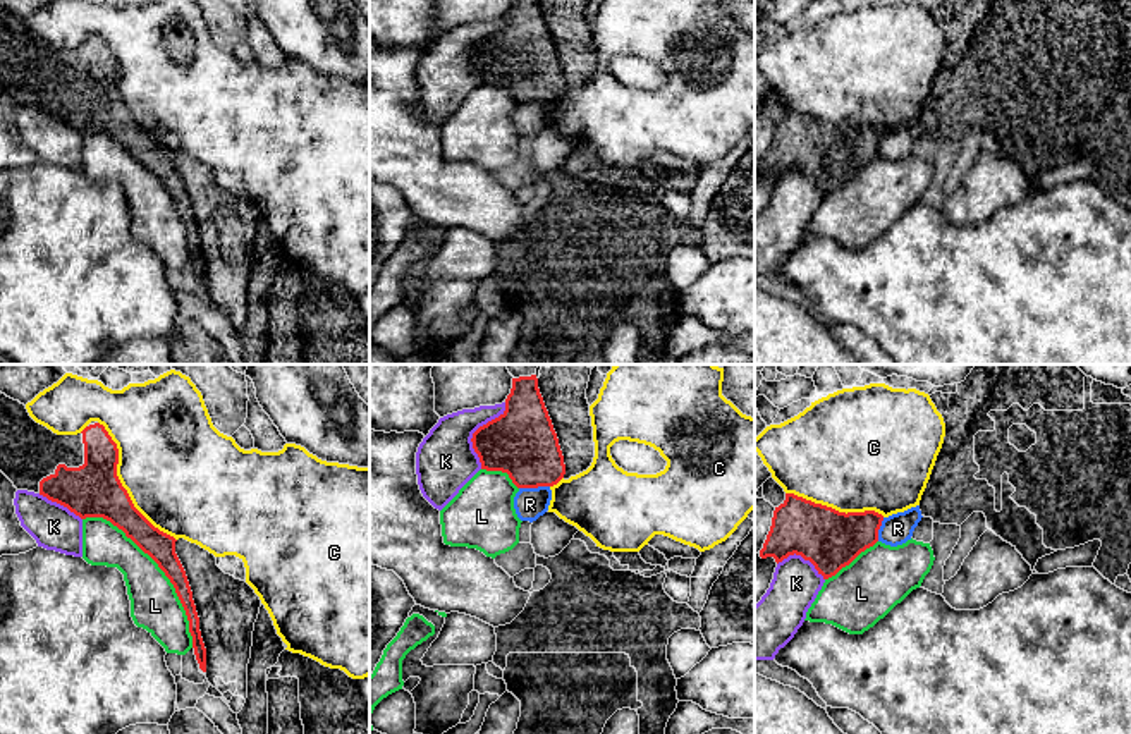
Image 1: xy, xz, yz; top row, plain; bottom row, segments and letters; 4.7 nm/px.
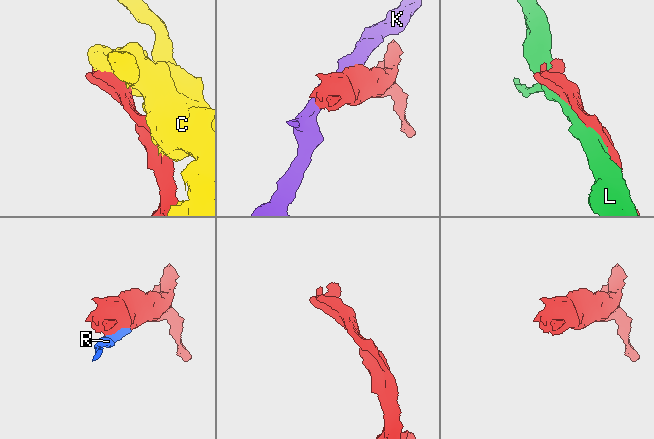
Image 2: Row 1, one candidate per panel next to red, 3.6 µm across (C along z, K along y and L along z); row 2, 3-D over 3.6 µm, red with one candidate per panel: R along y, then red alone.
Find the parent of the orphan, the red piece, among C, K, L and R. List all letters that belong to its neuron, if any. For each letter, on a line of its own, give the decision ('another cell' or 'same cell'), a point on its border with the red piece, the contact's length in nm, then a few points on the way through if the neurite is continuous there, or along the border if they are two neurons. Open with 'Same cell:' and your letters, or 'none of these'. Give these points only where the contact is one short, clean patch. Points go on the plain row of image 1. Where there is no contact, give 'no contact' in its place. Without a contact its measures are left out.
Same cell: R
C: another cell | xy (121, 100) | 650 nm
K: another cell | xz (475, 47) | 340 nm
L: another cell | xy (160, 183) | 800 nm
R: same cell | xz (533, 102) | 140 nm

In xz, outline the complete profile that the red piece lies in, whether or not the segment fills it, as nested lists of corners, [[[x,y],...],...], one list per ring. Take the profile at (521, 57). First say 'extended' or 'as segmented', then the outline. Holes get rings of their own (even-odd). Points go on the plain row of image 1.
extended; [[[512,0],[505,26],[473,48],[481,84],[507,88],[519,103],[514,124],[521,136],[548,125],[552,101],[566,89],[557,48],[538,0]]]

